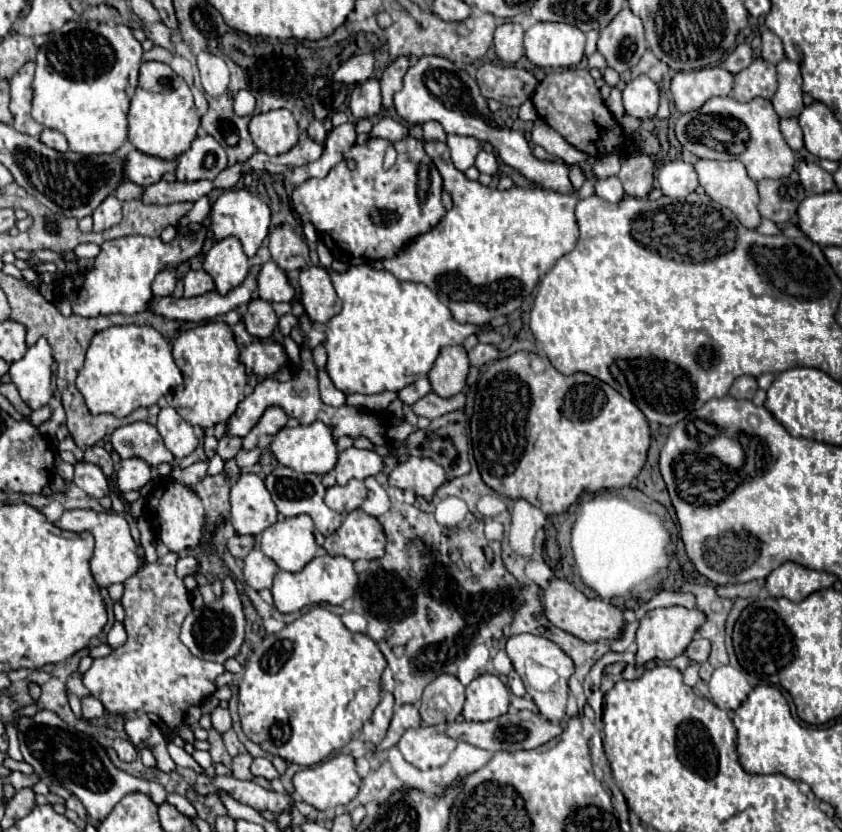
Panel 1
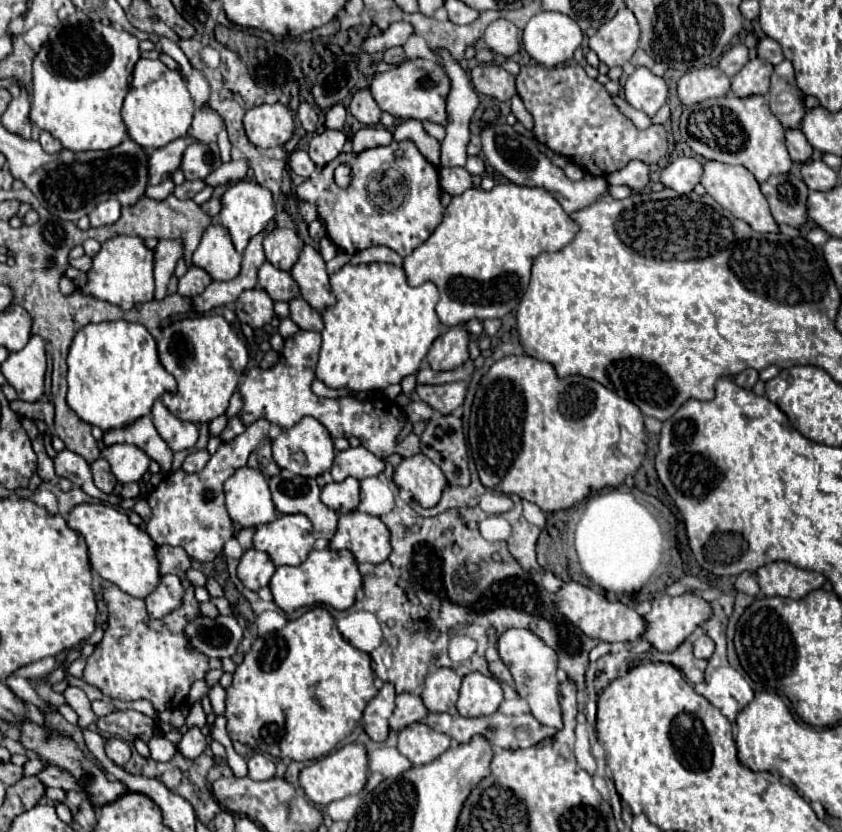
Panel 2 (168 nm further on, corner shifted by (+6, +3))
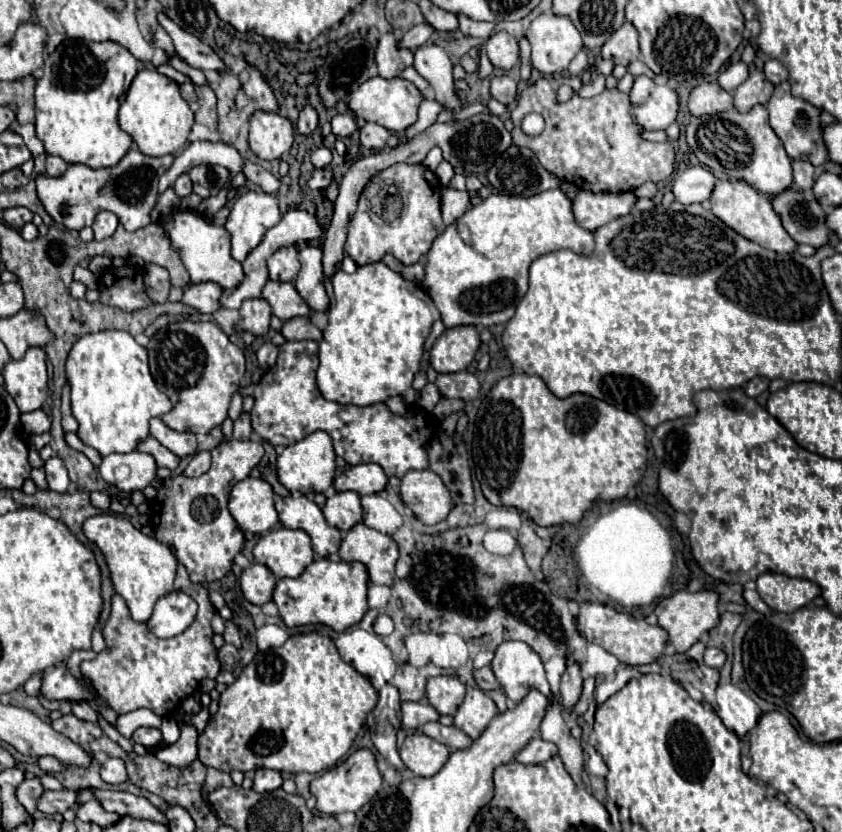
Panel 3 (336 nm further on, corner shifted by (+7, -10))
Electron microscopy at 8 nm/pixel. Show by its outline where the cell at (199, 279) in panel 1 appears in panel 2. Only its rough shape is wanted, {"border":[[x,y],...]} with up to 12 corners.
{"border":[[190,267],[178,283],[182,297],[196,297],[212,283],[212,277]]}

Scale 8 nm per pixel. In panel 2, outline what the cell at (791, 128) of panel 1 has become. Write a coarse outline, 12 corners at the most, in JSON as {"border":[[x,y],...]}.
{"border":[[786,129],[792,161],[806,163],[814,151],[804,133]]}

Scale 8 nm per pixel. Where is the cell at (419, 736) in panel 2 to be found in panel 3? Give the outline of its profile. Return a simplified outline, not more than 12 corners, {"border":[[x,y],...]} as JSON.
{"border":[[425,734],[405,738],[399,754],[415,776],[433,776],[451,752]]}

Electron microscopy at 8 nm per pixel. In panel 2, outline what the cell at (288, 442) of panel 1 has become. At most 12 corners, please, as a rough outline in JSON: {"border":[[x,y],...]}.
{"border":[[314,417],[272,441],[274,461],[302,477],[330,471],[330,433]]}

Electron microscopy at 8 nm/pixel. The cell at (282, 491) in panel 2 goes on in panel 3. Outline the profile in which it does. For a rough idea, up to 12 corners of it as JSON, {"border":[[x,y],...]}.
{"border":[[301,492],[275,498],[285,528],[301,528],[321,558],[335,554],[341,532]]}

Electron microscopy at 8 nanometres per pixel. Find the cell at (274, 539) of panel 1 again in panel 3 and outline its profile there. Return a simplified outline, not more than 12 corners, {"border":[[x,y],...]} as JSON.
{"border":[[263,534],[253,556],[277,578],[297,578],[315,560],[309,534]]}

